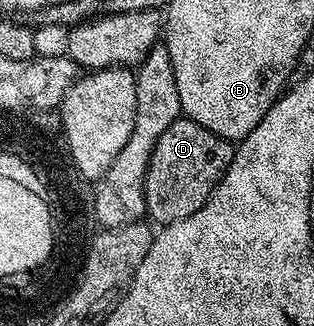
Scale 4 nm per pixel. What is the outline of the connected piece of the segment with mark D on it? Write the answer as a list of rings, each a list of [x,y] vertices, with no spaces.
[[[180,117],[168,125],[168,129],[160,133],[160,141],[156,141],[148,161],[144,181],[146,215],[158,225],[192,217],[192,213],[196,213],[196,209],[204,206],[213,195],[214,188],[232,161],[234,149],[235,144],[231,140],[204,129],[204,125],[196,125],[196,121],[191,119]]]

